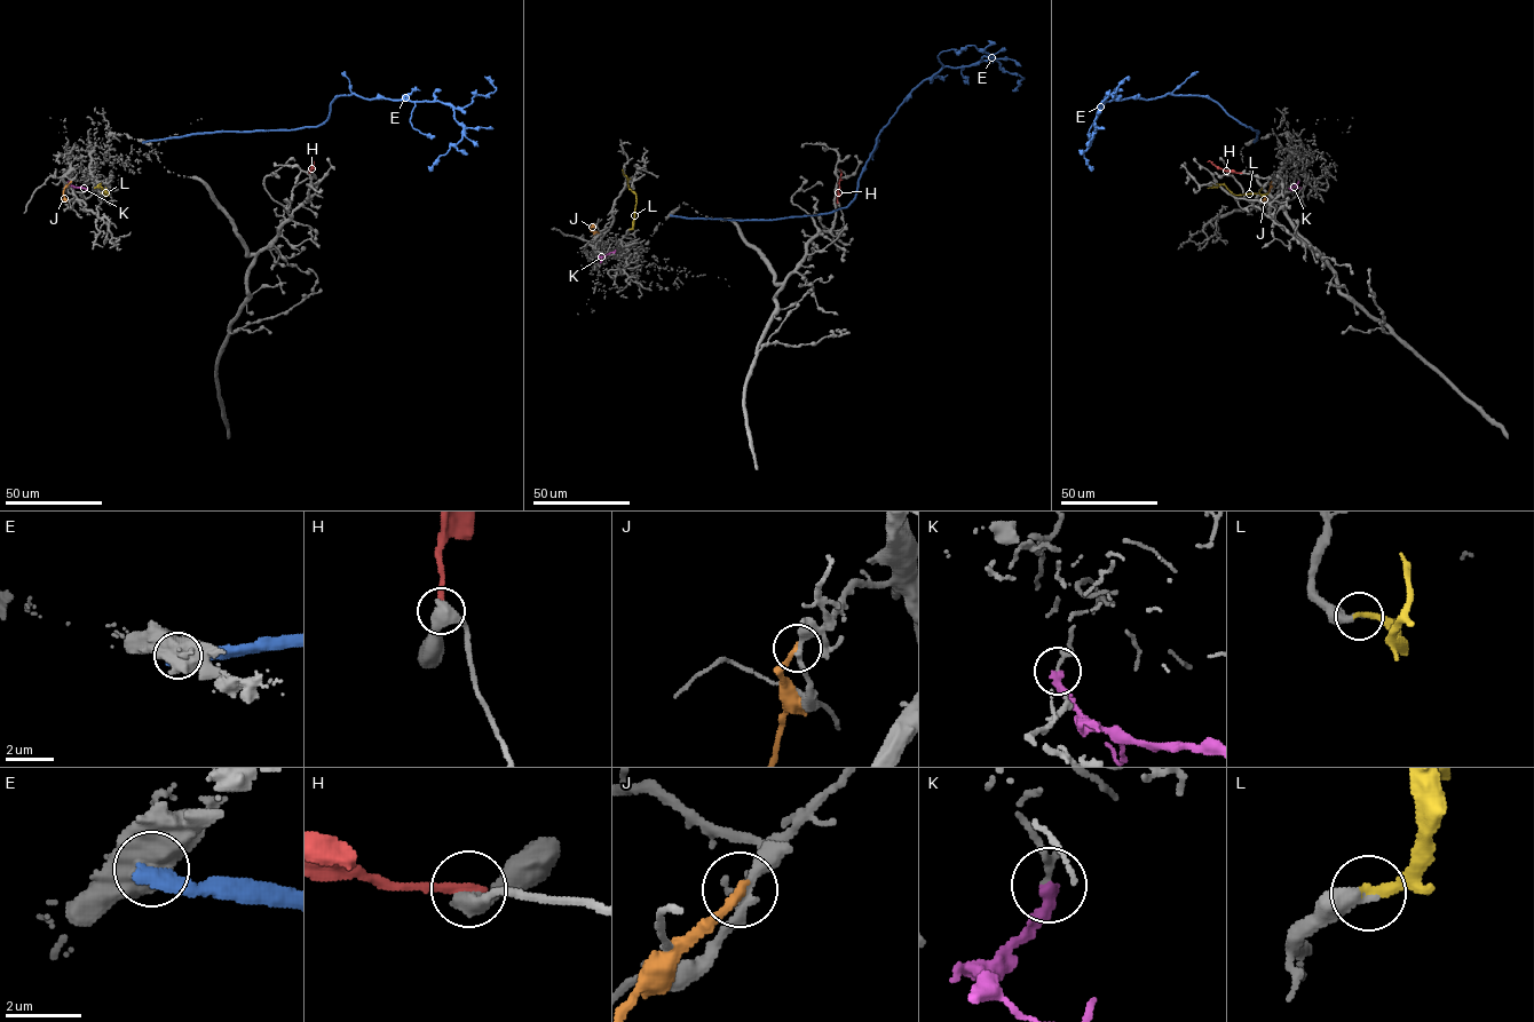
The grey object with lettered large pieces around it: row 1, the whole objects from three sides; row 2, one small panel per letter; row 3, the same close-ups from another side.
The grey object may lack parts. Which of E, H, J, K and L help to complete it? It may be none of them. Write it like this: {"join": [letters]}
{"join": ["L"]}

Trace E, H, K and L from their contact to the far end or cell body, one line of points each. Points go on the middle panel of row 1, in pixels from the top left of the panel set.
E: (671, 215), (774, 220), (845, 207), (879, 132), (908, 94), (946, 66), (991, 56), (974, 45), (957, 54)
H: (837, 201), (839, 169)
K: (595, 260), (615, 250)
L: (630, 229), (635, 196), (629, 187), (623, 169)

